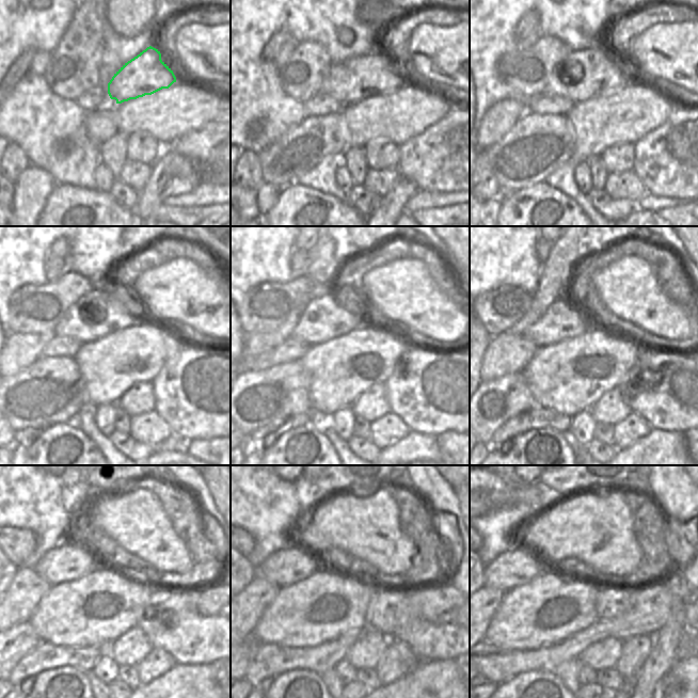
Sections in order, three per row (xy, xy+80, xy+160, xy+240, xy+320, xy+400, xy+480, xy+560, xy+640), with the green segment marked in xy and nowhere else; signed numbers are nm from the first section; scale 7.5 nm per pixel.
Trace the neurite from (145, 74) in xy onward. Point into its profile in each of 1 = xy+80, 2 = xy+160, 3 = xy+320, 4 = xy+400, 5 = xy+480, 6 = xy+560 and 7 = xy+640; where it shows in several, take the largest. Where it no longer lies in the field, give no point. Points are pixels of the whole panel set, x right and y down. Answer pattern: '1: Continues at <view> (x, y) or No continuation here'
1: Continues at xy+80 (358, 78)
2: Continues at xy+160 (591, 73)
3: Continues at xy+320 (323, 318)
4: Continues at xy+400 (561, 320)
5: Continues at xy+480 (67, 561)
6: Continues at xy+560 (291, 564)
7: Continues at xy+640 (517, 566)

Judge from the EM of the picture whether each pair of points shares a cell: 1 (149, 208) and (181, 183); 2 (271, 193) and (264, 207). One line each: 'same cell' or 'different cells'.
1: same cell
2: same cell

